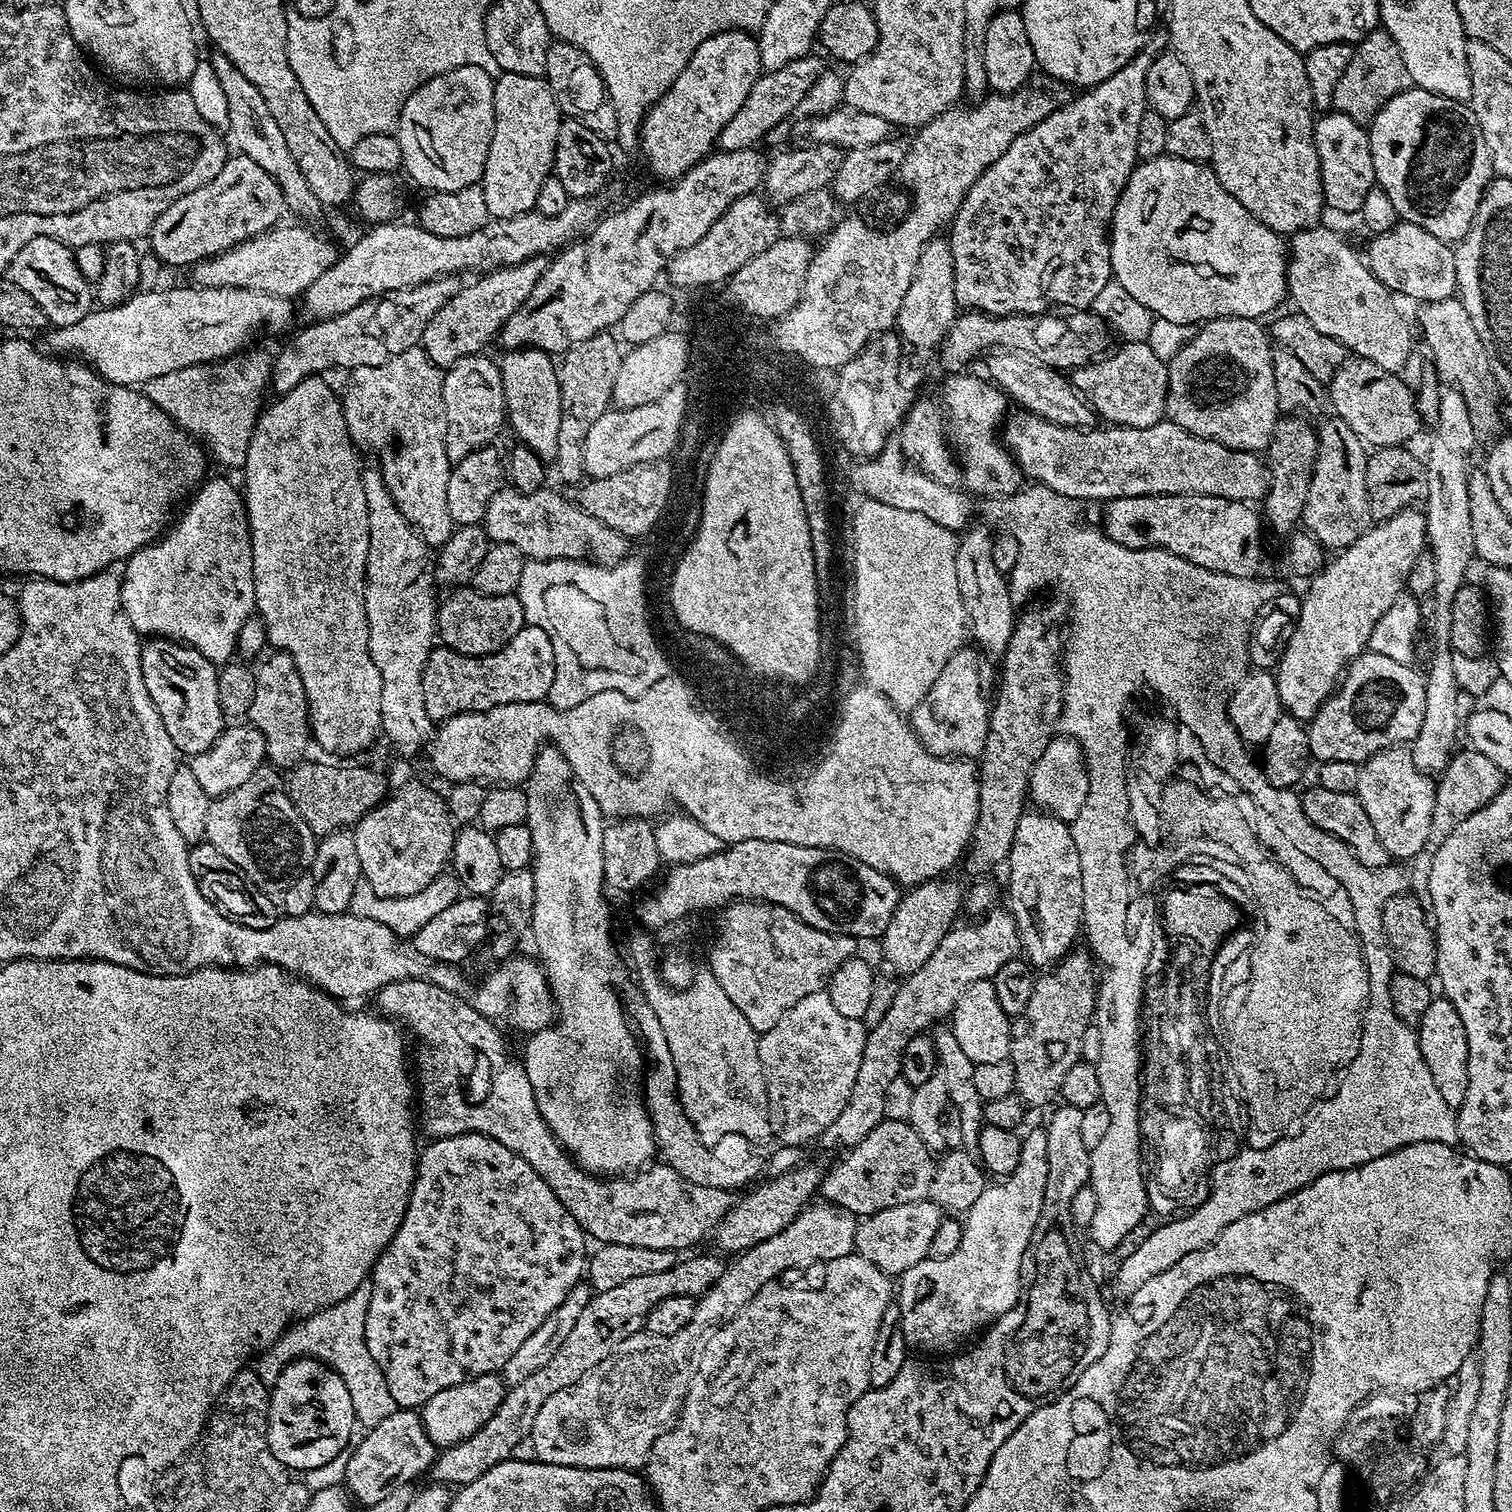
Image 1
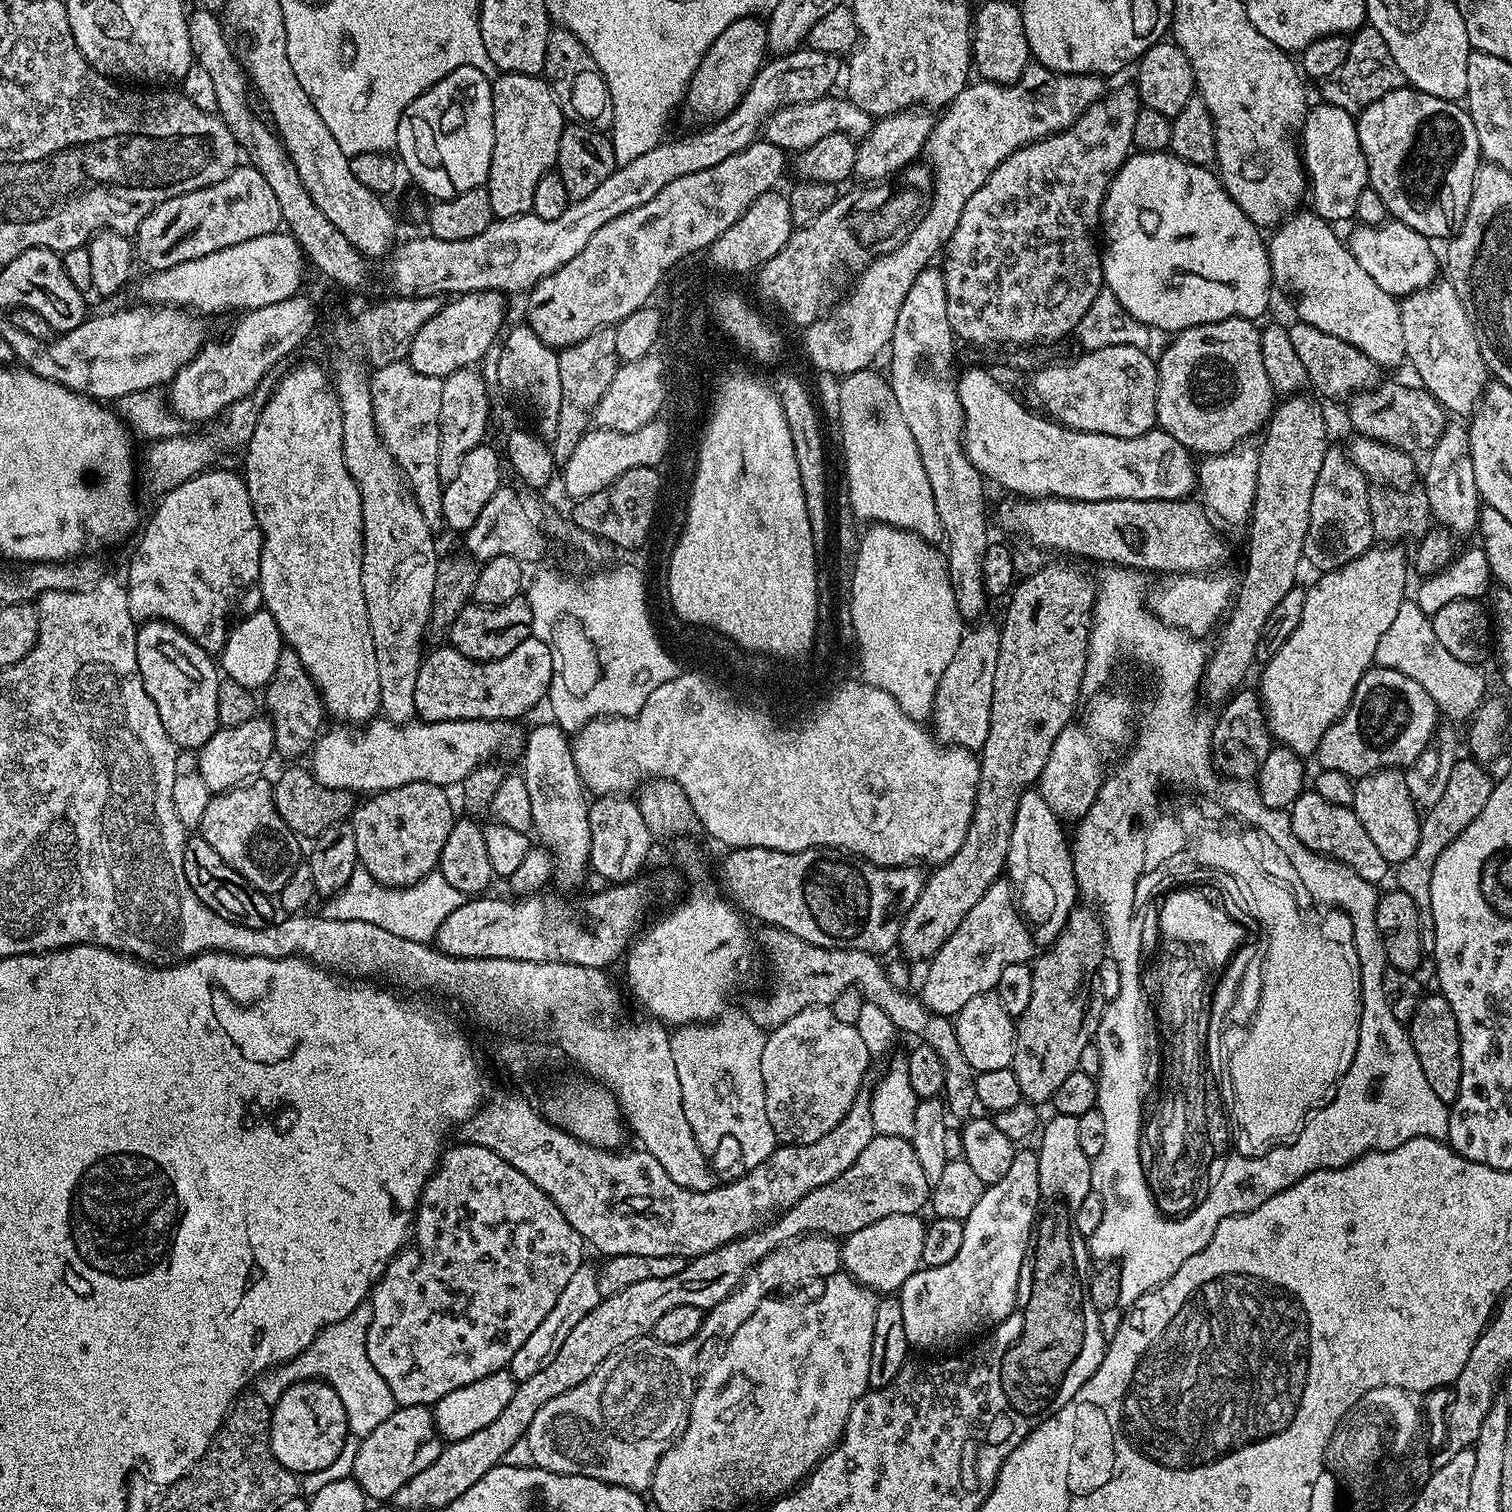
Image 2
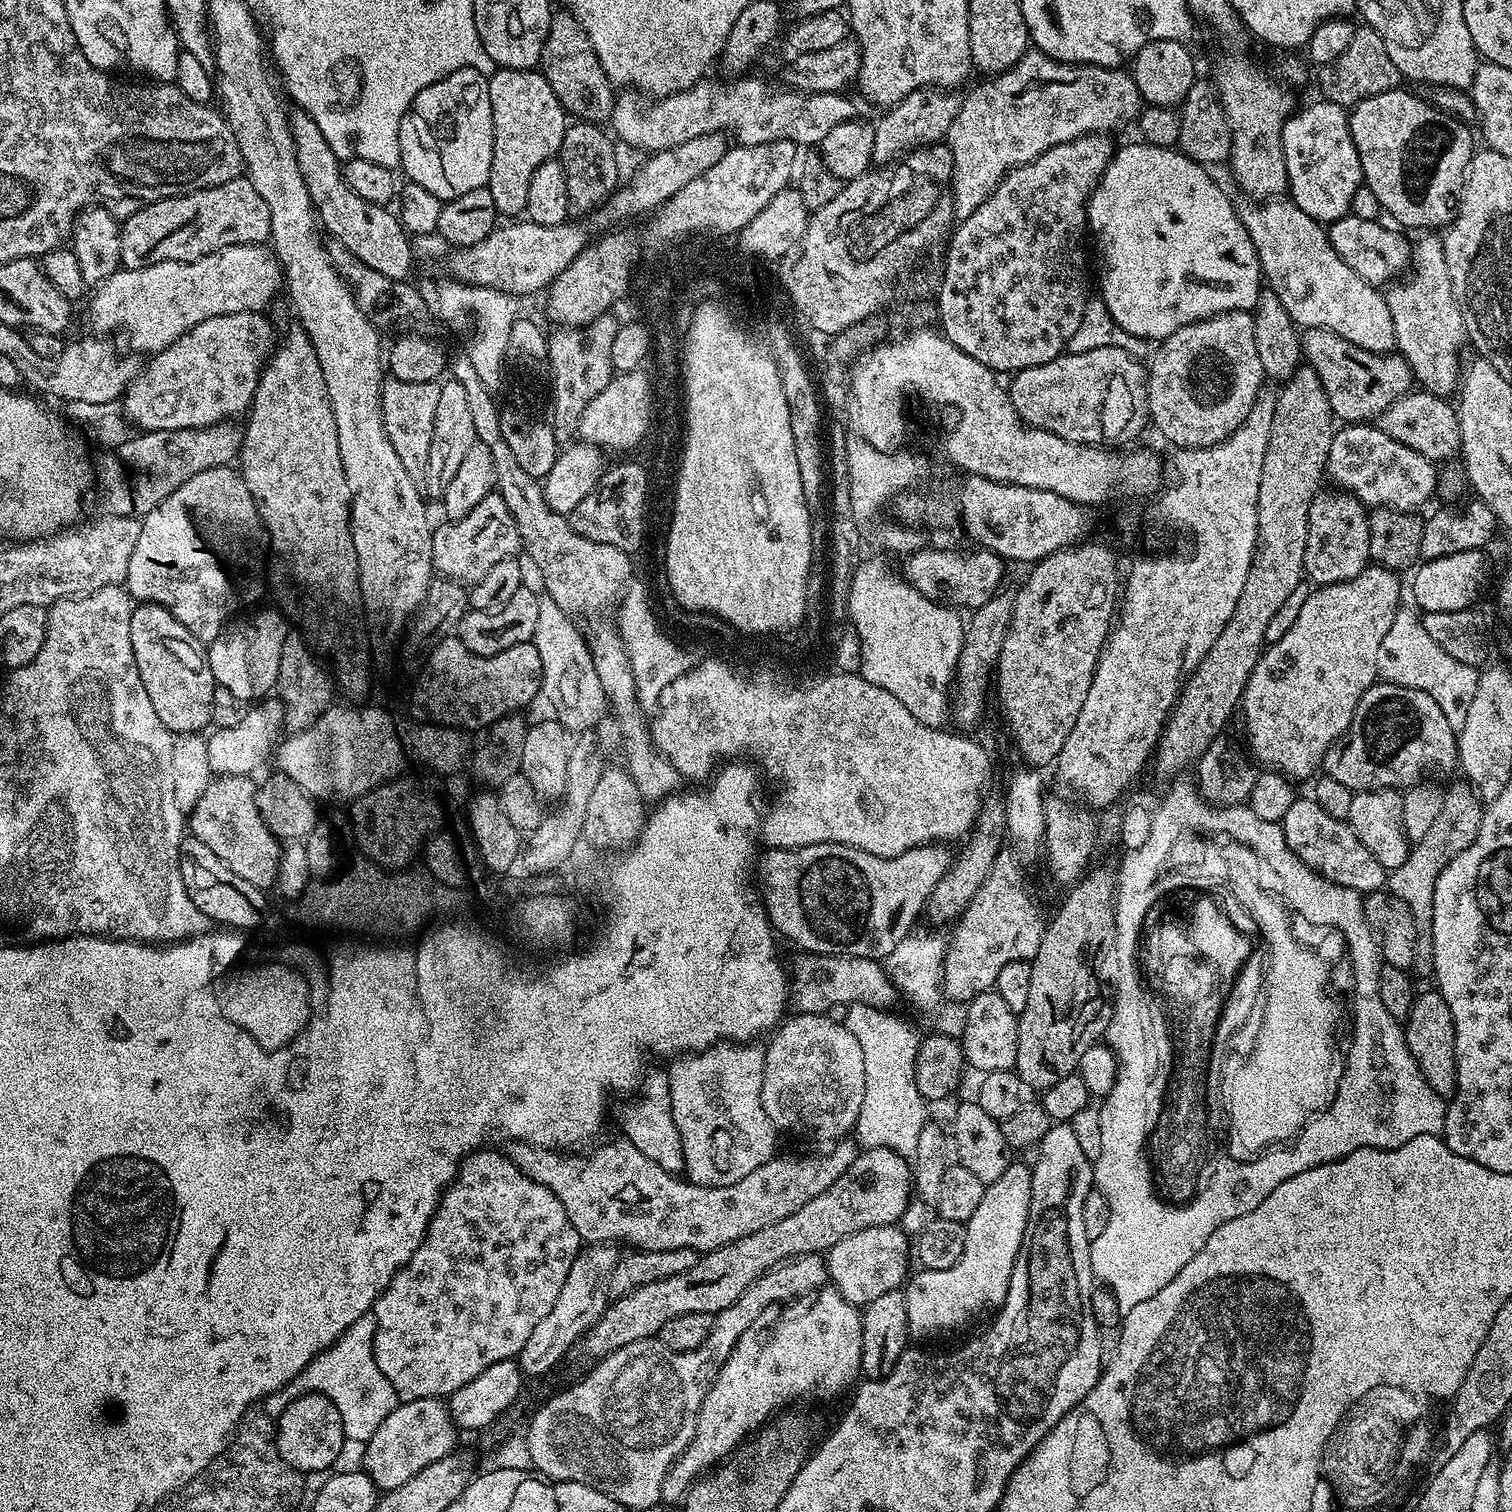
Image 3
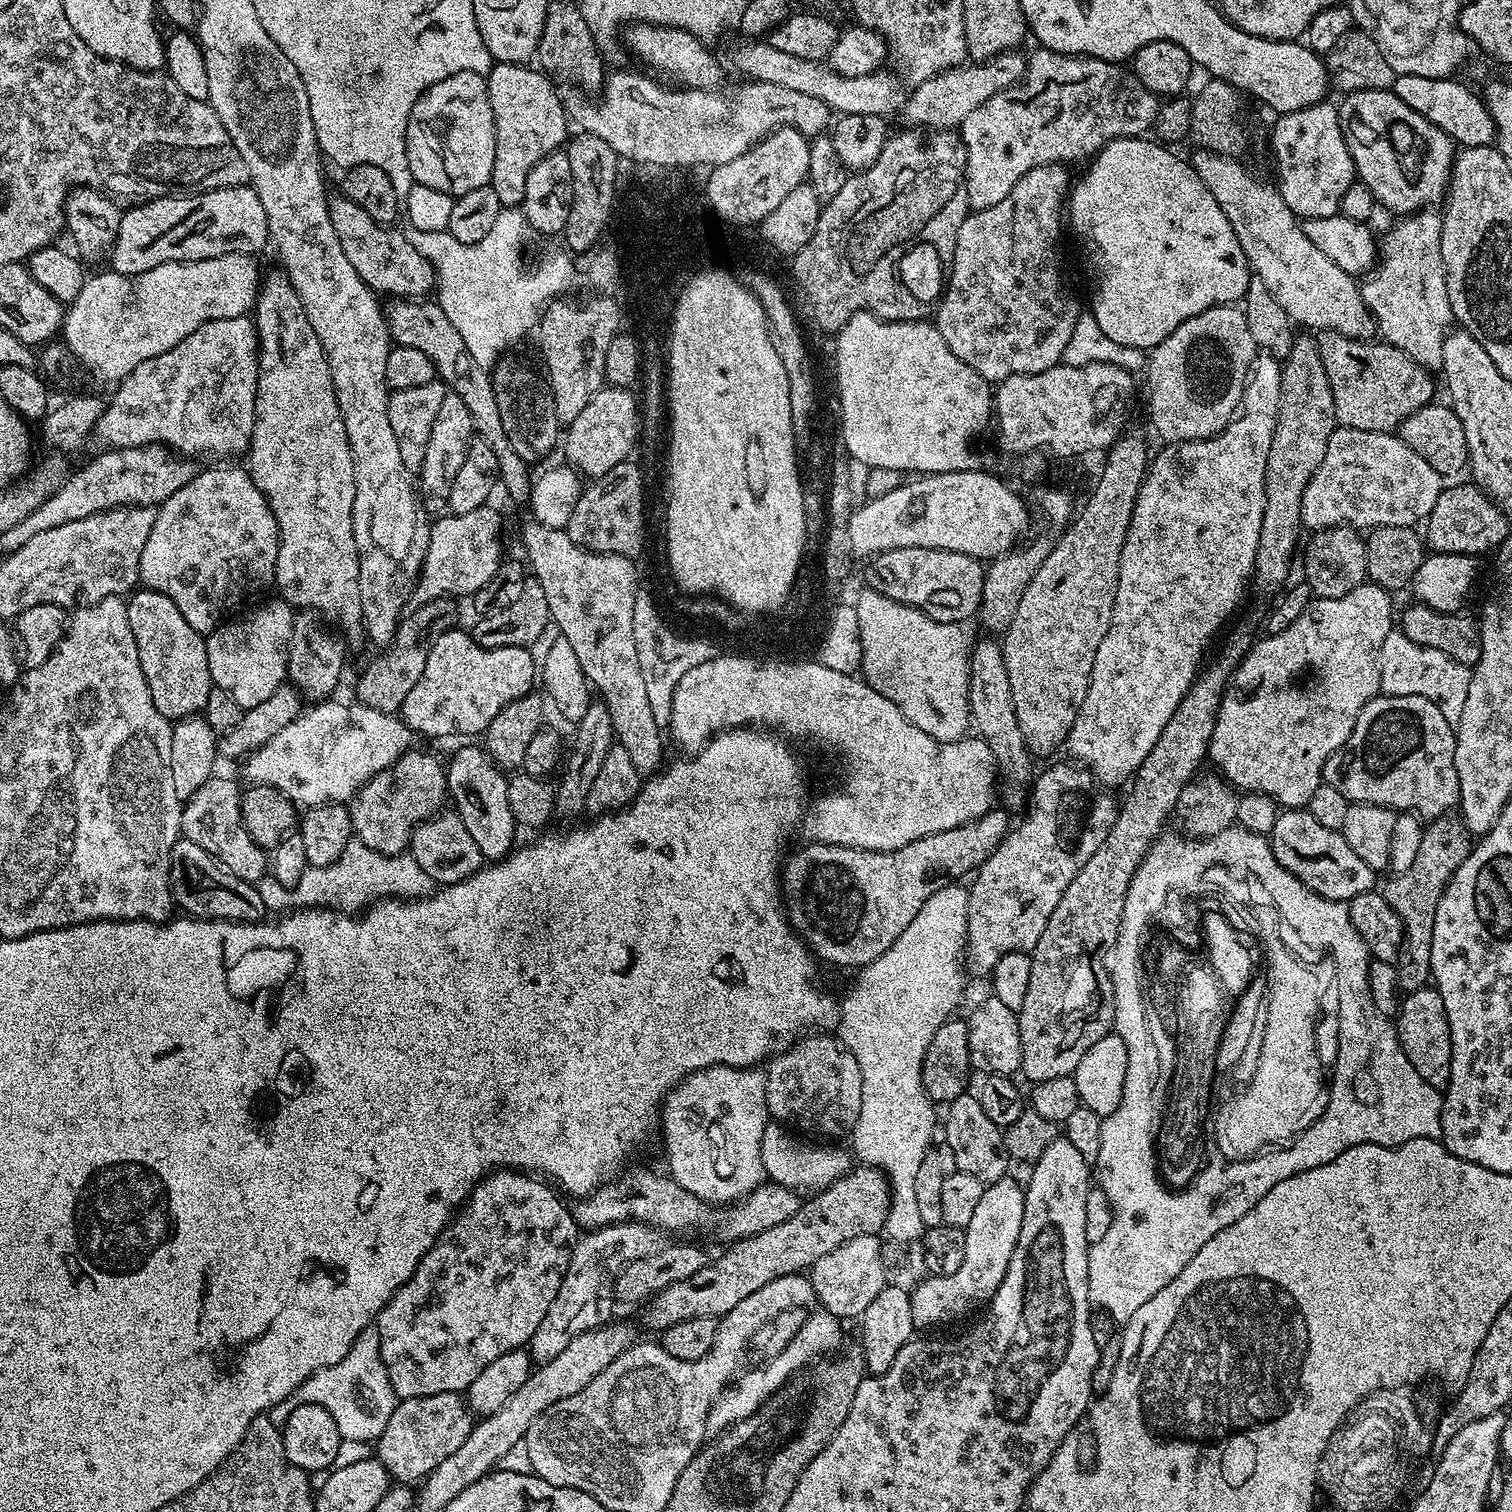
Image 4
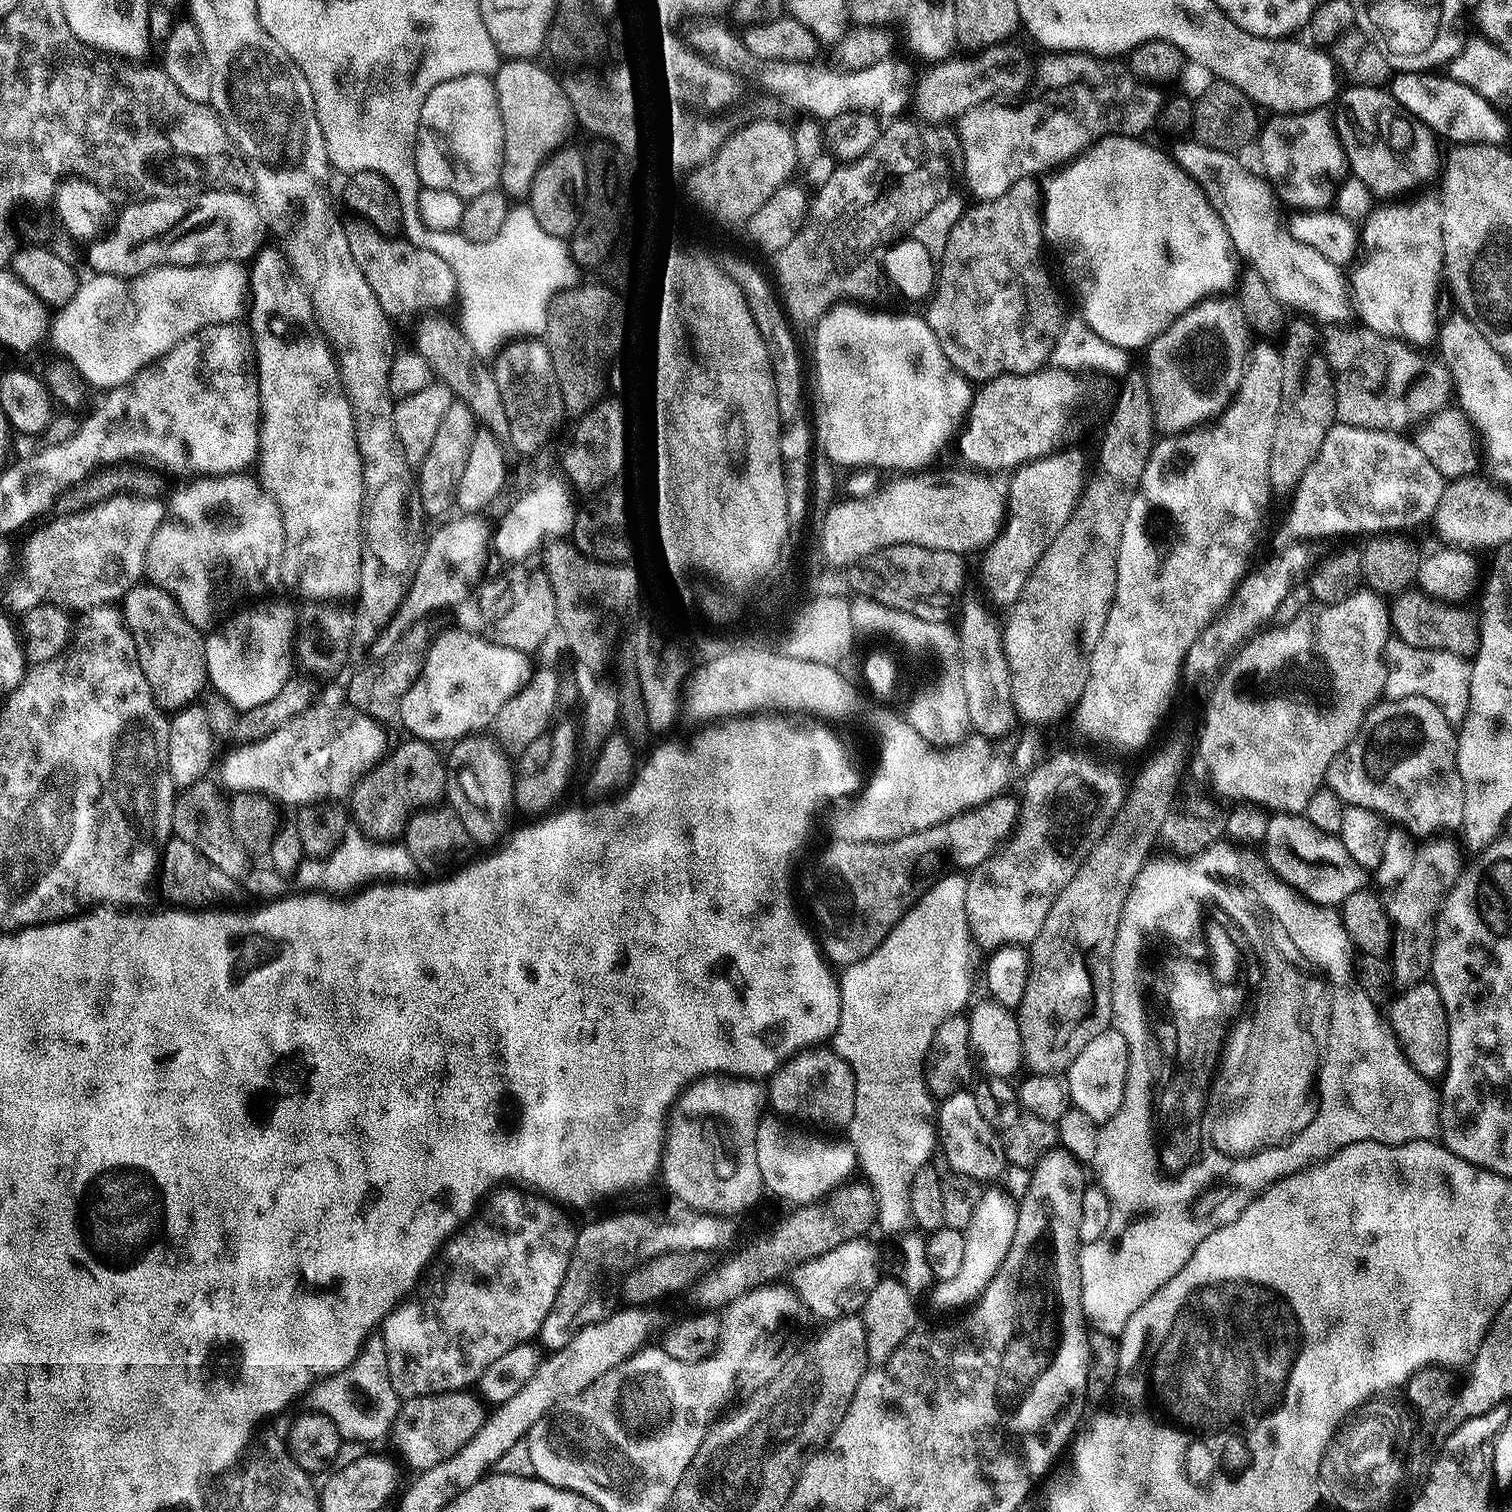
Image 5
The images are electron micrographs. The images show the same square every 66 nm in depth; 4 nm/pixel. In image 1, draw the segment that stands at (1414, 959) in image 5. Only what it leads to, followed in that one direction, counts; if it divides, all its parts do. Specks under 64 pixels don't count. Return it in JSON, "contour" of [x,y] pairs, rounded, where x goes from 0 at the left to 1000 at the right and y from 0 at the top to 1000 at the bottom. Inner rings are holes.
{"contour":[[[964,496],[960,498],[960,503],[956,507],[955,511],[952,511],[950,516],[950,527],[948,528],[948,541],[946,544],[946,554],[944,560],[940,562],[933,569],[933,590],[937,593],[938,597],[944,599],[946,599],[946,594],[946,573],[947,572],[948,562],[963,548],[964,545],[970,544],[972,538],[980,536],[985,530],[993,524],[996,518],[996,511],[983,499],[978,499],[973,496]]]}

